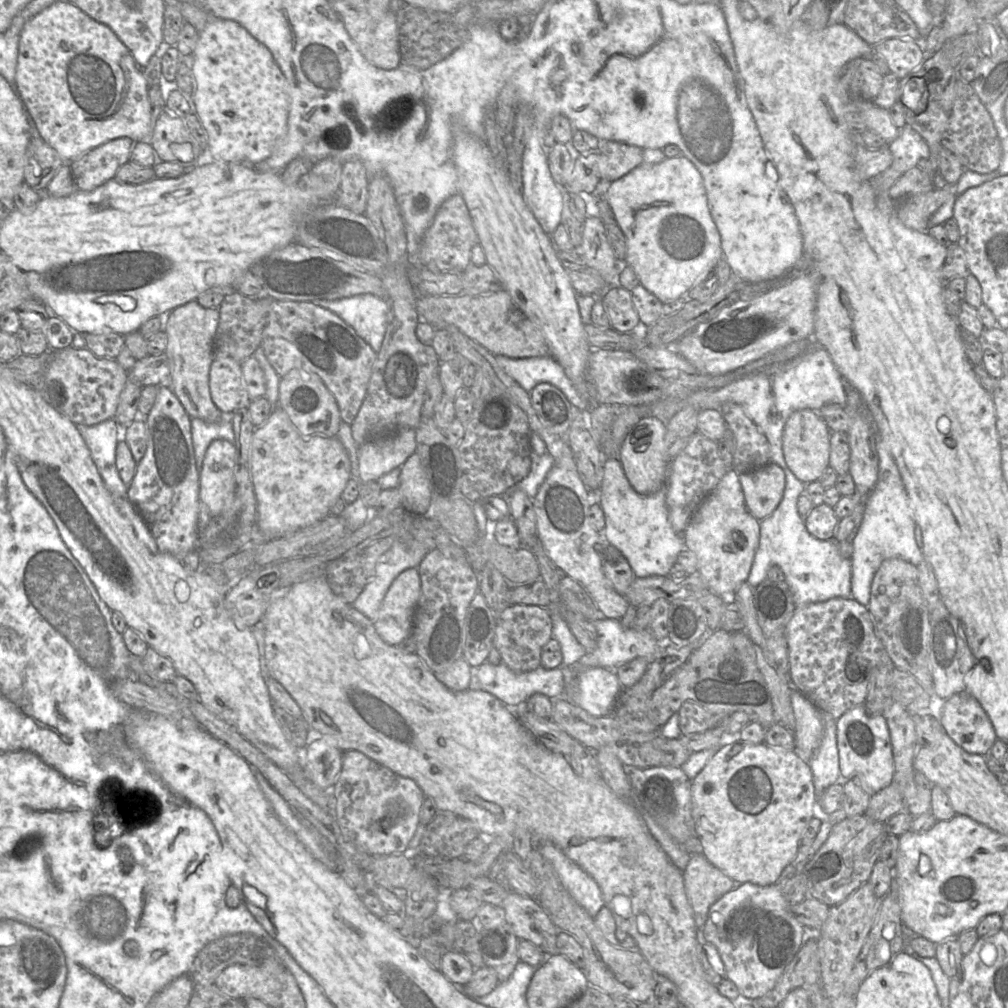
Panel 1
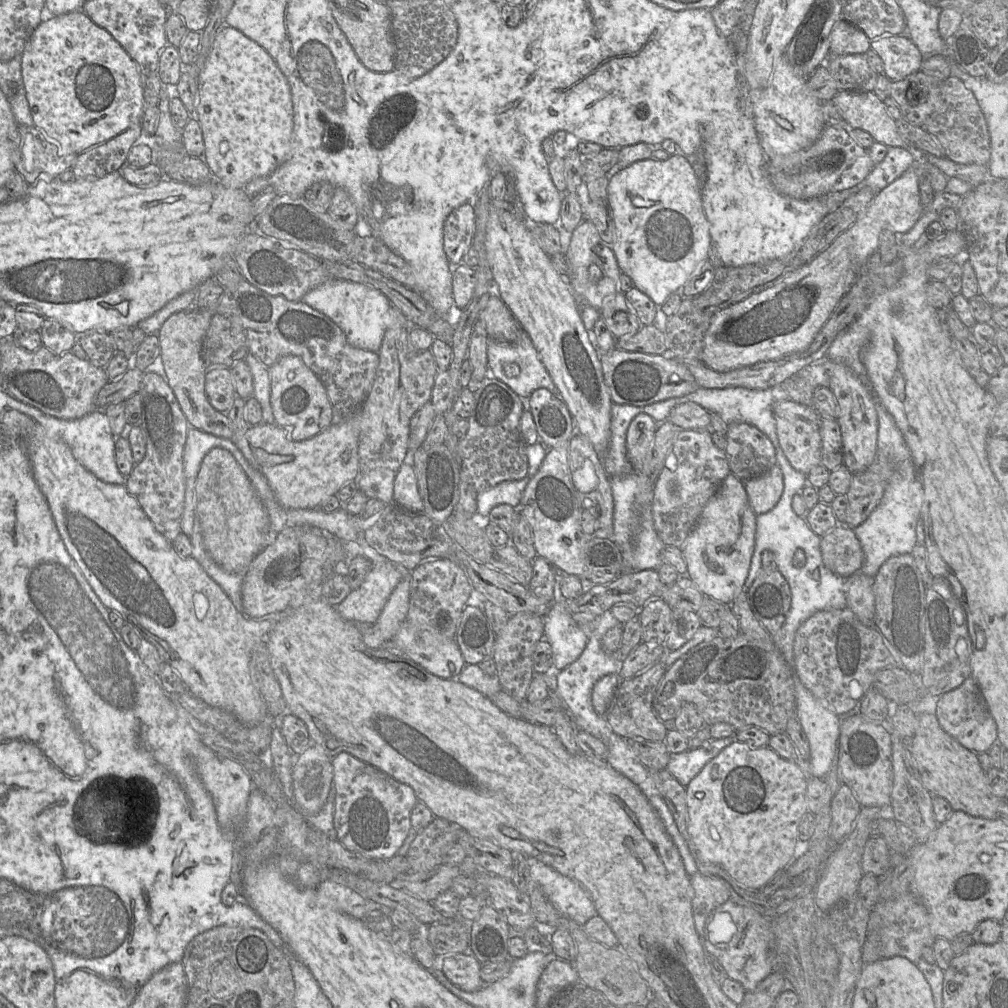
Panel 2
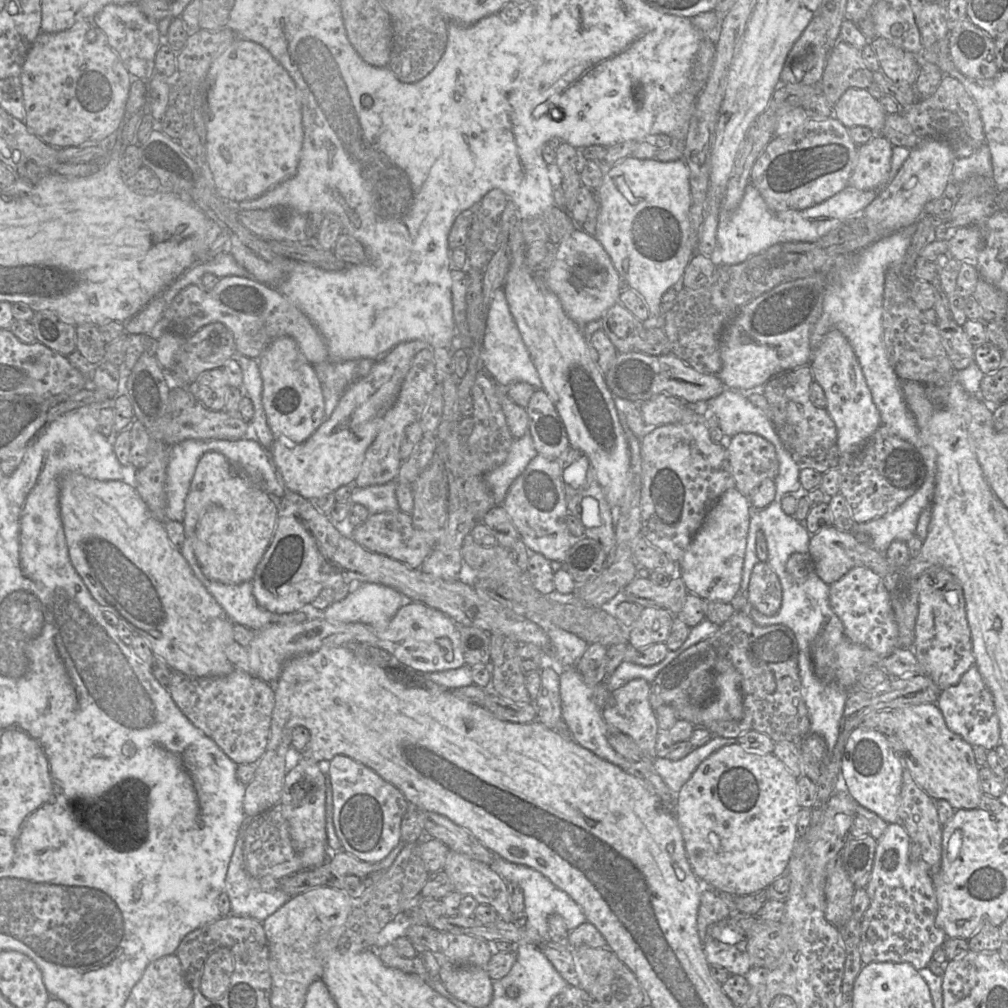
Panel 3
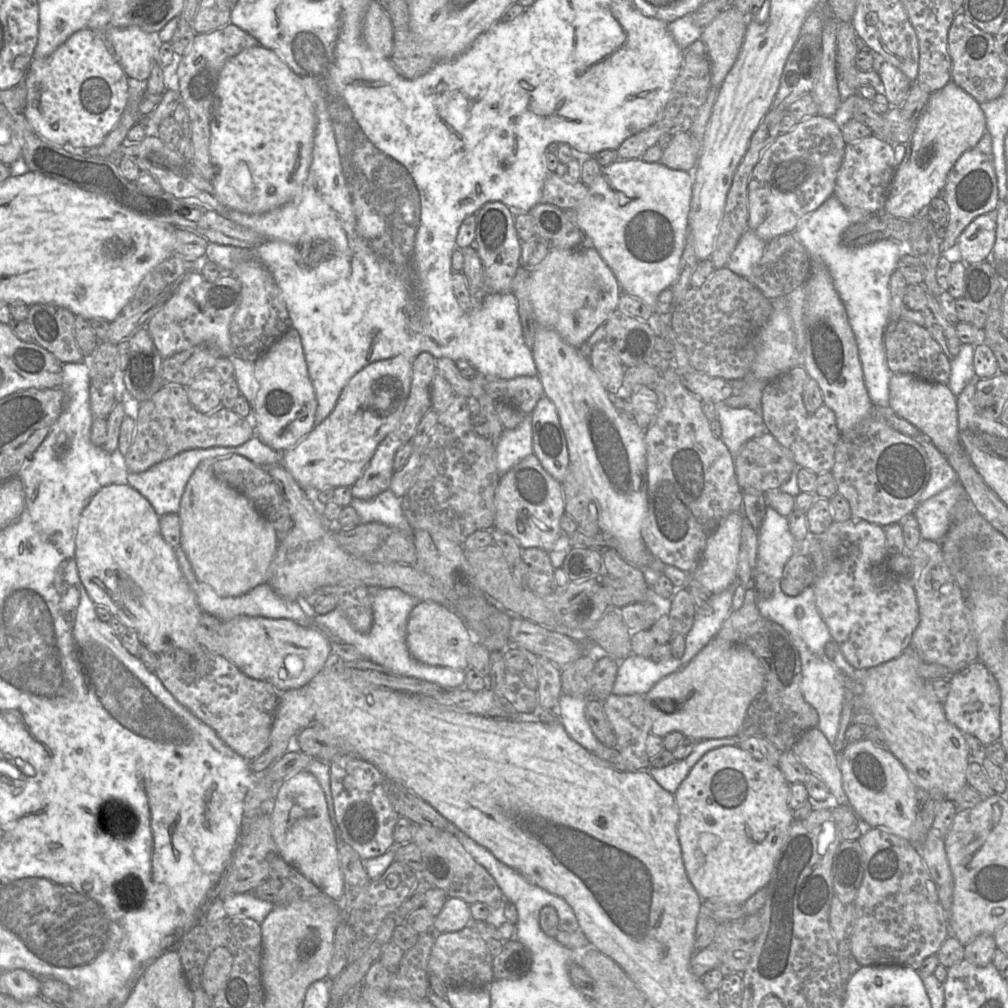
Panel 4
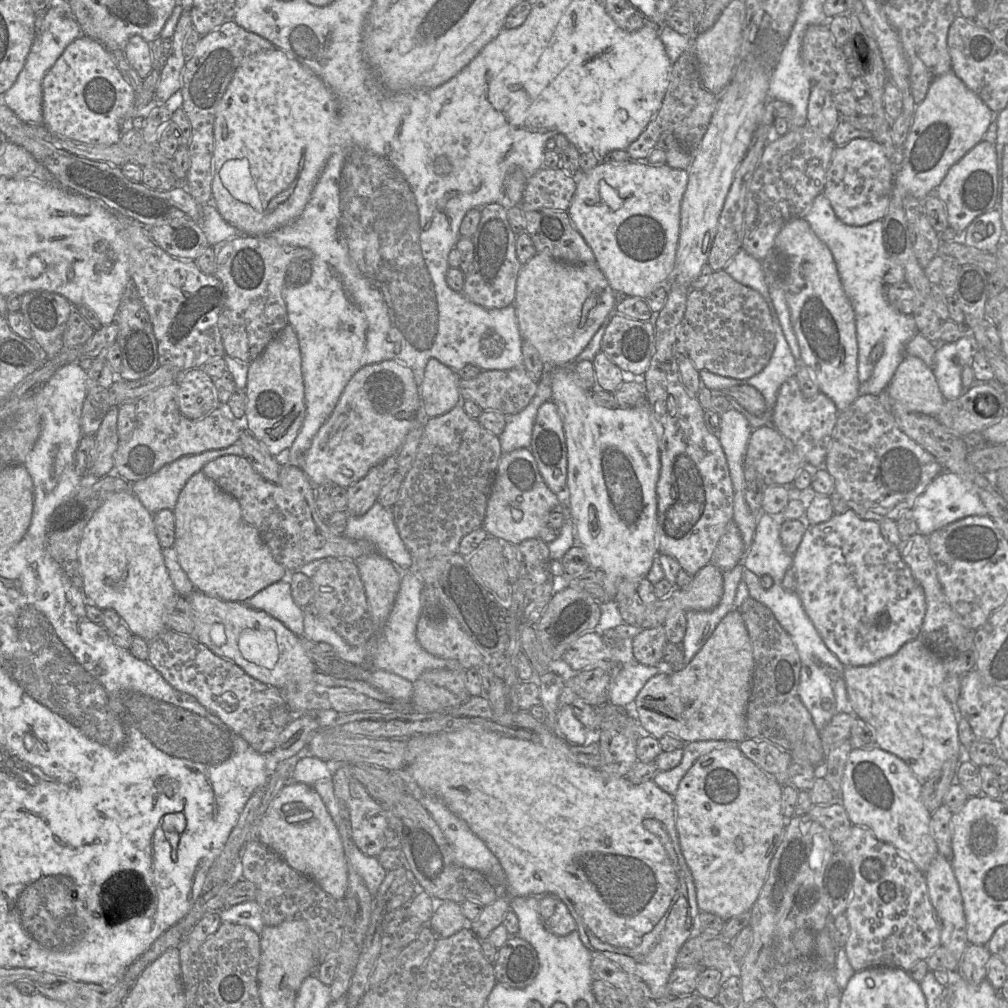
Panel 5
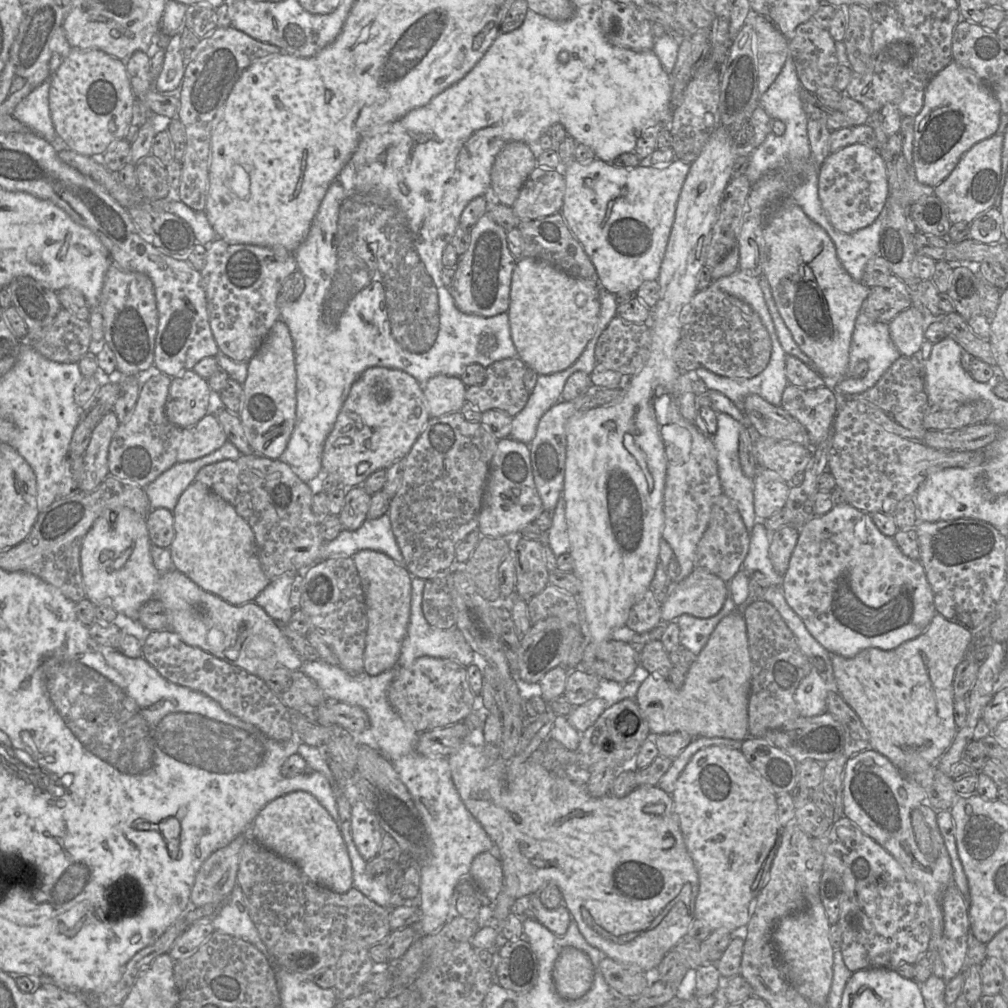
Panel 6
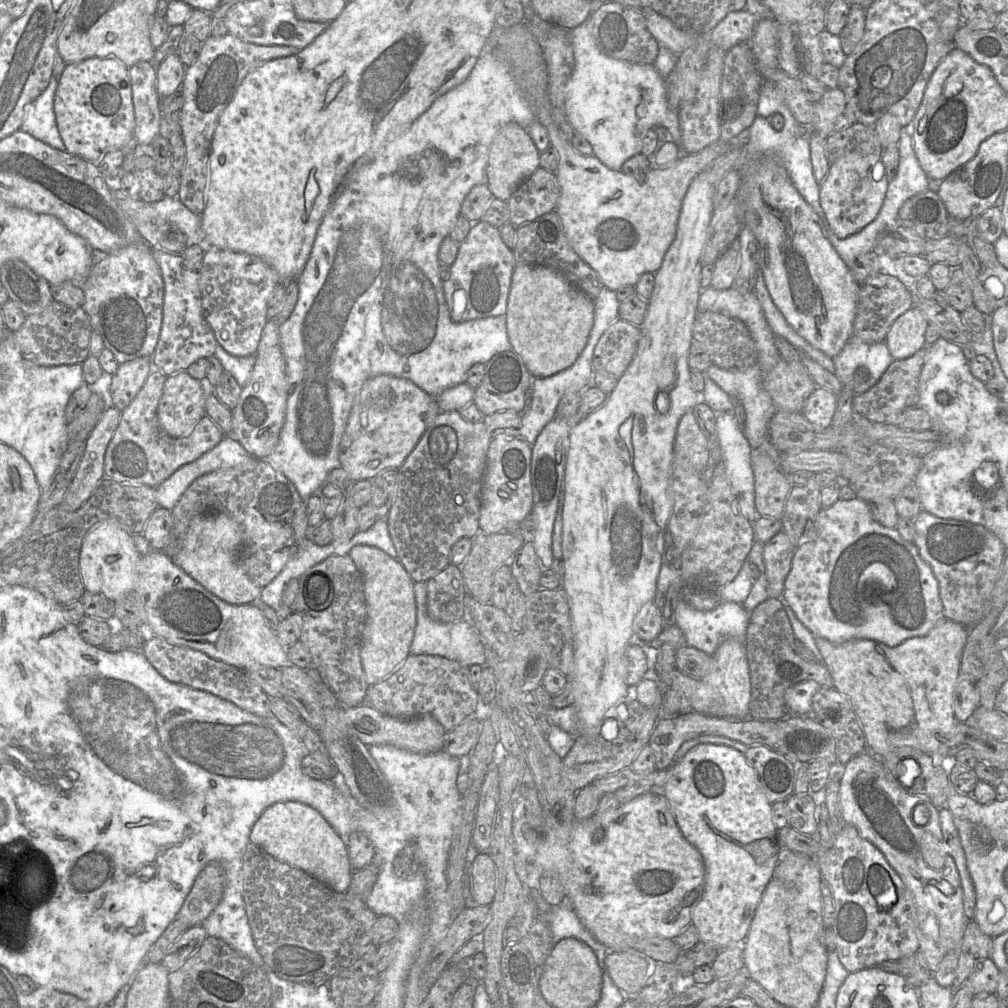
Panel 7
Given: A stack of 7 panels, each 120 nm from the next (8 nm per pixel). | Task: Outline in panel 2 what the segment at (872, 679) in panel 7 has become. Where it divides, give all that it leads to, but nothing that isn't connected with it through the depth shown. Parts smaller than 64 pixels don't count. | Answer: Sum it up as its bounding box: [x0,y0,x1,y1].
[910,714,1005,820]

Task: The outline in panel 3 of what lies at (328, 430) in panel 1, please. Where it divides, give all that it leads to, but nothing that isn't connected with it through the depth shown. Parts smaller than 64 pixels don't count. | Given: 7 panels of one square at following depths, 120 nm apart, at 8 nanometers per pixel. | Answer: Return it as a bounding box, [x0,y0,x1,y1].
[257,336,325,443]

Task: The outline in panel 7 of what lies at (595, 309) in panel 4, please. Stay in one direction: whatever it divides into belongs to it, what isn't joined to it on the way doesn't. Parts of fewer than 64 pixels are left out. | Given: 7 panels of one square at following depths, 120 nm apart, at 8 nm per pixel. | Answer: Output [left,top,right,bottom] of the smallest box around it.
[505,264,594,377]

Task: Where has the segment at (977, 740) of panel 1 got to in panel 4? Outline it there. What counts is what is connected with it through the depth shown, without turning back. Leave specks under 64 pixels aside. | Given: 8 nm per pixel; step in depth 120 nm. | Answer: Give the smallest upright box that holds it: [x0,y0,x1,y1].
[943,661,1001,746]

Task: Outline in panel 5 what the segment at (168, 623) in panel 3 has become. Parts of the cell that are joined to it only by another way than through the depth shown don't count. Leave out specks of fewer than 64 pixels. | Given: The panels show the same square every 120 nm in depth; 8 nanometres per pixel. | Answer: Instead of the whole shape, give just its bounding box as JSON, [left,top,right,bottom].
[78,491,176,641]

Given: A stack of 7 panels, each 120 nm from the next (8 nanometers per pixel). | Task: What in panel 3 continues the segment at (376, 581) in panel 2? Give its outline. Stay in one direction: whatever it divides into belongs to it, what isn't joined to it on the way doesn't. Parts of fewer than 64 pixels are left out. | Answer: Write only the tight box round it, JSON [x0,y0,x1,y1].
[321,583,410,630]

